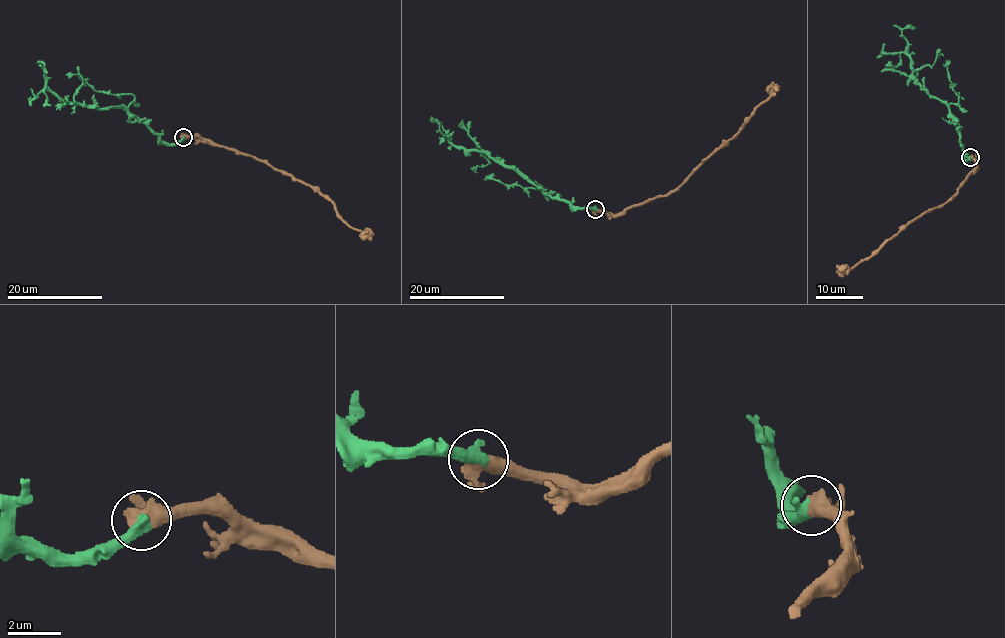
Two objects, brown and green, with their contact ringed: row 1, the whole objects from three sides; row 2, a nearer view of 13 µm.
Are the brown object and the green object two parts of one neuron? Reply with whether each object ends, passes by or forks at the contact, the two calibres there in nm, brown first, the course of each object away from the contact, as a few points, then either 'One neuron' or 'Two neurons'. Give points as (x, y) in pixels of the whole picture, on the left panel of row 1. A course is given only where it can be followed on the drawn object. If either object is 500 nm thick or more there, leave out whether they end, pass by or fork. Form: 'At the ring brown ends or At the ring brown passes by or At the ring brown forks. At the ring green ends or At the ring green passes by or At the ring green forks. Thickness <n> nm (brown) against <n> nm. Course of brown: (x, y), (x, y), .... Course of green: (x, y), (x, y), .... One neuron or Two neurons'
Thickness 550 nm (brown) against 500 nm. Course of brown: (183, 137), (210, 139), (285, 171), (315, 188), (331, 202), (344, 222), (368, 231). Course of green: (183, 137), (166, 144), (118, 107), (98, 109), (62, 101), (46, 87), (45, 68), (42, 62), (37, 63). One neuron

